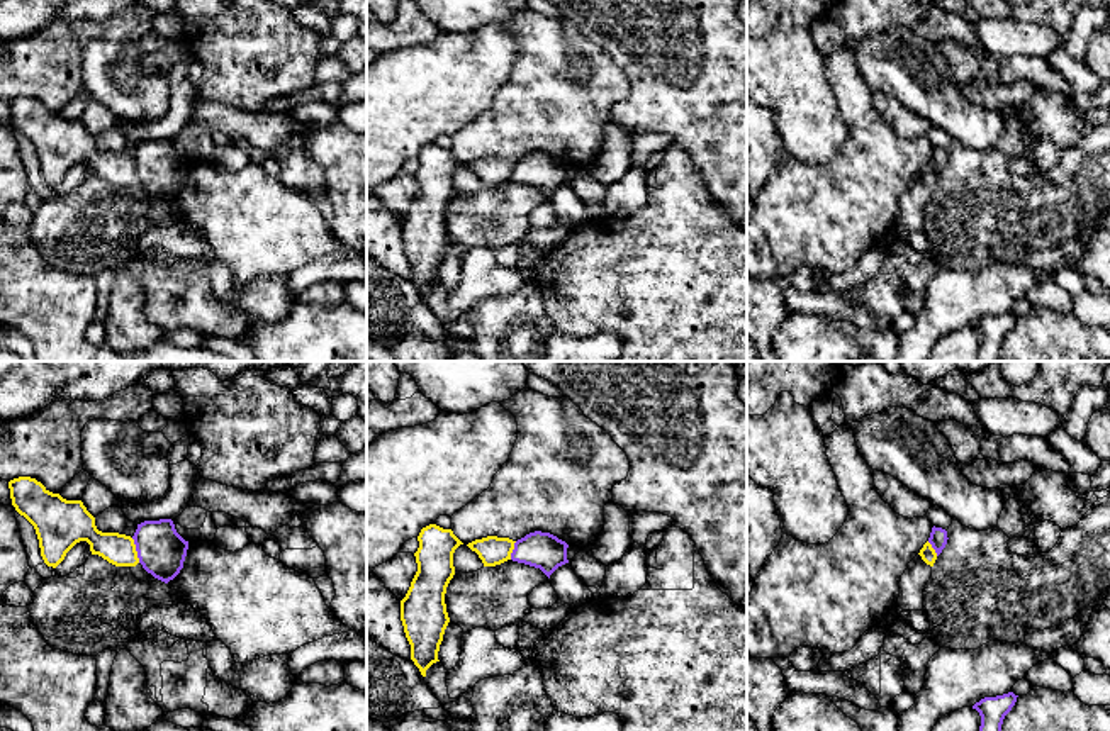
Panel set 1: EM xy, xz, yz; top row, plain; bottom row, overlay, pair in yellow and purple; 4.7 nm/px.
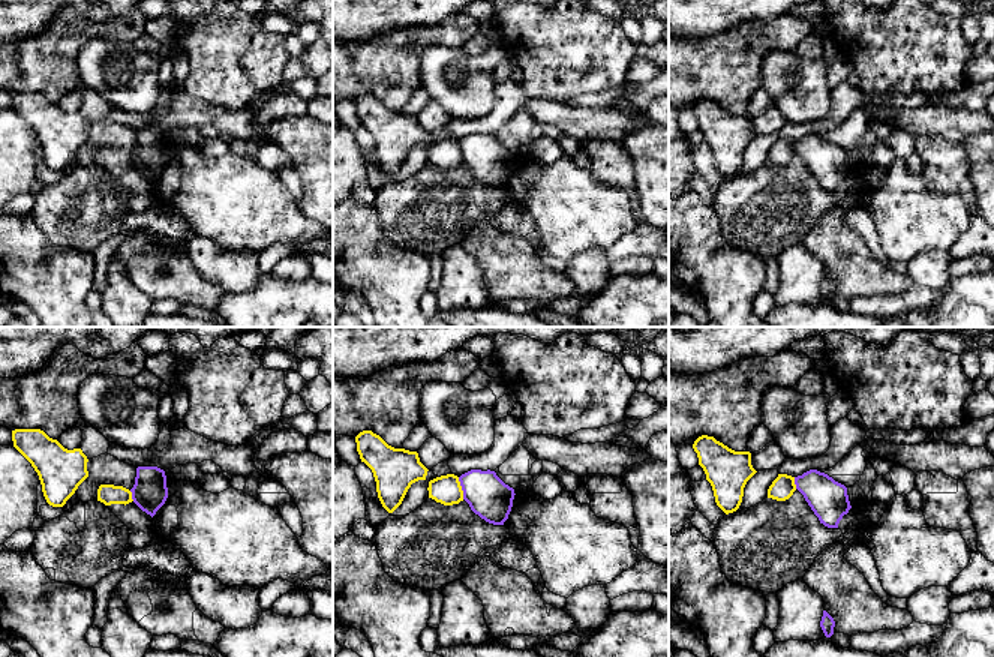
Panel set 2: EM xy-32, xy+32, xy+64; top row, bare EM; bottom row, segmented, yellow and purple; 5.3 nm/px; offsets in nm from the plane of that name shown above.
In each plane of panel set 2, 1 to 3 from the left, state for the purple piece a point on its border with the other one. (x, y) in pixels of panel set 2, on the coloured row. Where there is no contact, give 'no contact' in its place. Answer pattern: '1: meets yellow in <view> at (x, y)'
1: meets yellow in xy-32 at (131, 495)
2: meets yellow in xy+32 at (461, 488)
3: meets yellow in xy+64 at (793, 483)

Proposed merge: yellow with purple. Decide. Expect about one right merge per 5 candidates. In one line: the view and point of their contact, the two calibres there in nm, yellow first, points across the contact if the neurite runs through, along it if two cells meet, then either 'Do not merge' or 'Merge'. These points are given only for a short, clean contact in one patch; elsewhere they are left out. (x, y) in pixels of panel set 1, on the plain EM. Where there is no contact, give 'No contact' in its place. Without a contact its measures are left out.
Touches yellow at xy (134, 170). Thickness 150 nm (yellow) against 220 nm. Boundary: xy (131, 158), (140, 182). Do not merge

